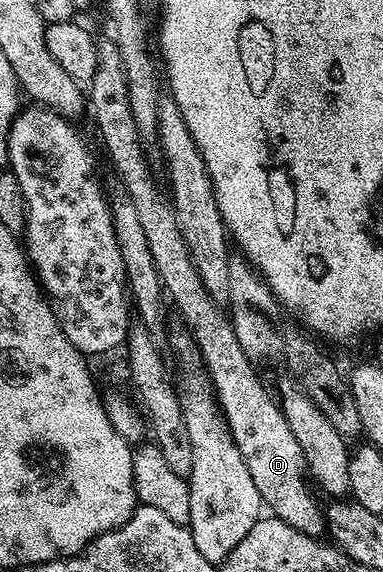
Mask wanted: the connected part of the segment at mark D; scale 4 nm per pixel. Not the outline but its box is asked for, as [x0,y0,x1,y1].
[86,40,326,538]

